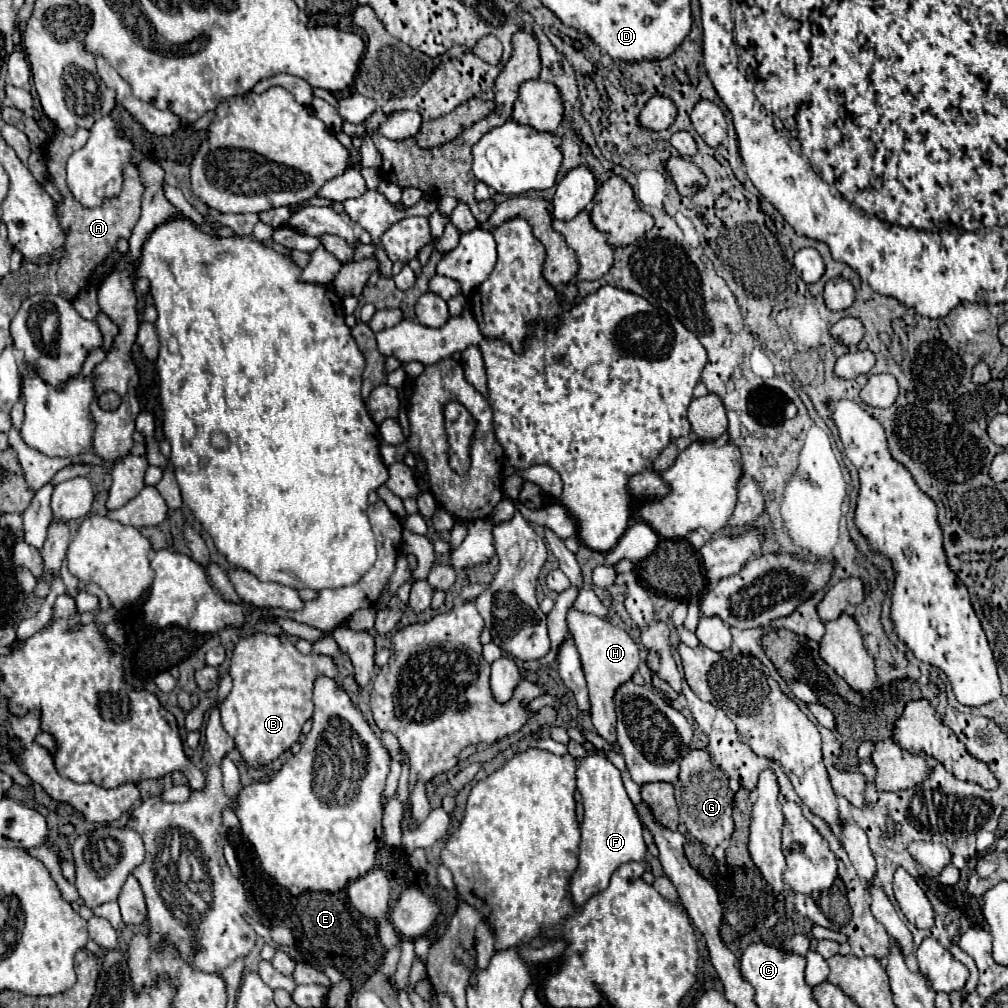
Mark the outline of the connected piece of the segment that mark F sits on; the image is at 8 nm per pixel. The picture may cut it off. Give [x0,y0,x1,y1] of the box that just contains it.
[570,752,646,908]

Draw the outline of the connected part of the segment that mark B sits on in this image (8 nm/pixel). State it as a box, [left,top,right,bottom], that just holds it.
[220,634,338,766]

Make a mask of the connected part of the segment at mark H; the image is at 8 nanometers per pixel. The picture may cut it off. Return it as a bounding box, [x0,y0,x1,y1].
[568,608,640,742]

